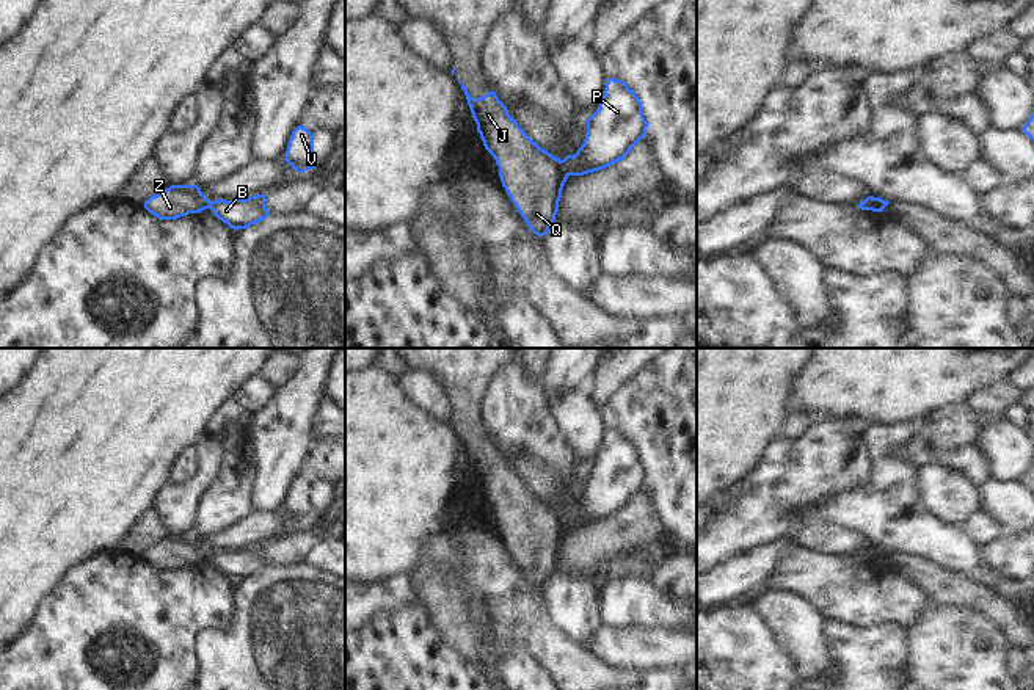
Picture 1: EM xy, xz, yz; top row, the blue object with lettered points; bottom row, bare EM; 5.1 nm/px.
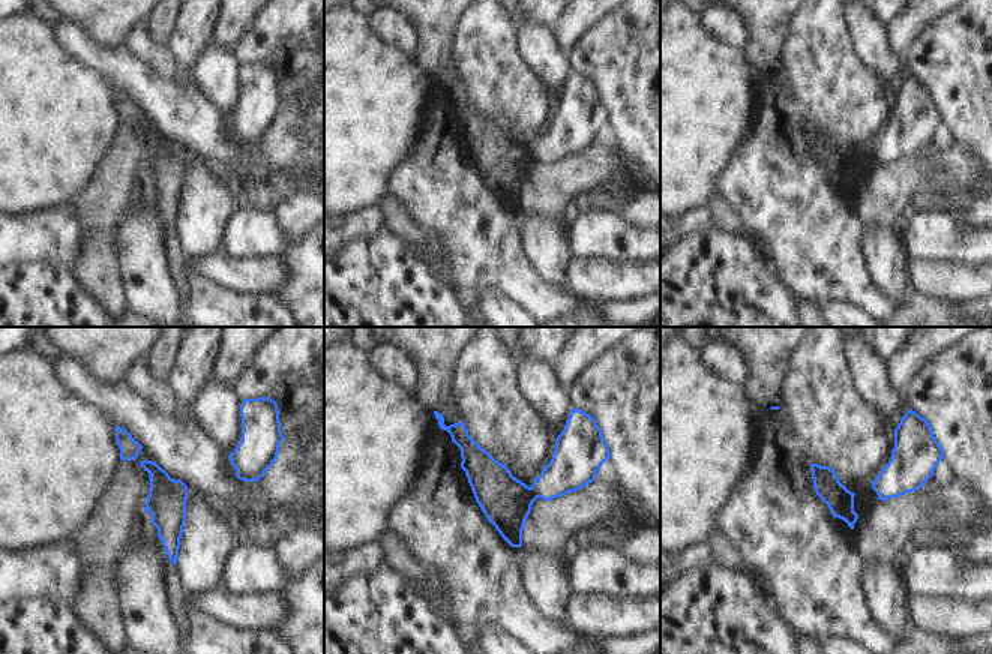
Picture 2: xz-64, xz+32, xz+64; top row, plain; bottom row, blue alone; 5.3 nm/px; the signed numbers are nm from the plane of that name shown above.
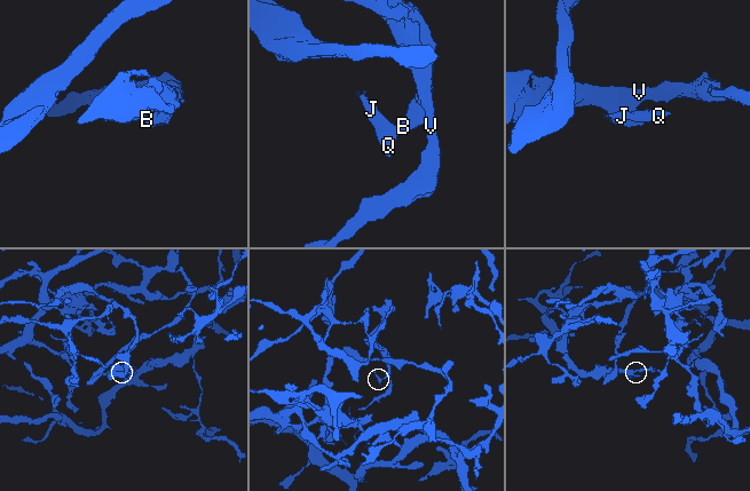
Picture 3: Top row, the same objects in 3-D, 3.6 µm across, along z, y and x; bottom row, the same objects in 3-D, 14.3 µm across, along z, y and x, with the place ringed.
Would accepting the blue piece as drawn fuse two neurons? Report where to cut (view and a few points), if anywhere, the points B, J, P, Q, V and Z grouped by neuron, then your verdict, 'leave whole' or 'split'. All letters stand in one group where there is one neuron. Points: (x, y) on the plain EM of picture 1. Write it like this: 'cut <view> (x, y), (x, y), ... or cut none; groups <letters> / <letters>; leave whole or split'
cut xz (560, 512), (568, 526); groups B P V / J Q Z; split

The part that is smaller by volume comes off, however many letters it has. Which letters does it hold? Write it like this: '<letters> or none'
J, Q, Z

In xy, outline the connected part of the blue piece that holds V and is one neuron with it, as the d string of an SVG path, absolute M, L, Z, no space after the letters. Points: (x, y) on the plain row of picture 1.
M298 477L292 483L286 502L286 513L300 525L317 518L314 486L306 478Z

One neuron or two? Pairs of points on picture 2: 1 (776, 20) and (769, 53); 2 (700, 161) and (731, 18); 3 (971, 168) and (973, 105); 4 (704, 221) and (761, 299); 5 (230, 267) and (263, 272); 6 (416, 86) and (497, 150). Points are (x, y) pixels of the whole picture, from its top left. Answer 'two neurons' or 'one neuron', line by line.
1: one neuron
2: two neurons
3: two neurons
4: two neurons
5: one neuron
6: two neurons

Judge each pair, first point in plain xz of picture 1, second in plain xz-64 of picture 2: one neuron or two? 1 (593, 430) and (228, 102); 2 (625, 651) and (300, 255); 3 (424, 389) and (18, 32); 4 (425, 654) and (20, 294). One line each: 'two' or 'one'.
1: one
2: two
3: two
4: one

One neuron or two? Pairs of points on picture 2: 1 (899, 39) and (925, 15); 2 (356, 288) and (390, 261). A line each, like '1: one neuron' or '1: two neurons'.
1: one neuron
2: one neuron

